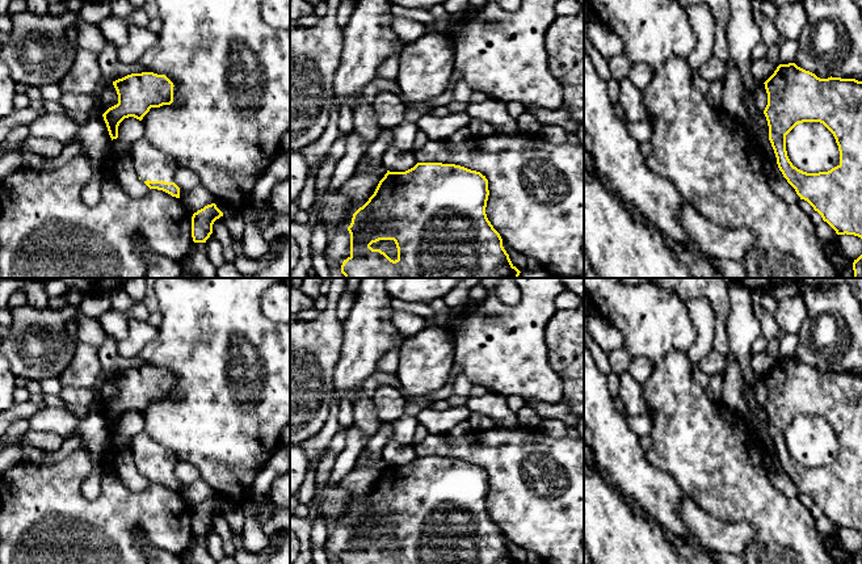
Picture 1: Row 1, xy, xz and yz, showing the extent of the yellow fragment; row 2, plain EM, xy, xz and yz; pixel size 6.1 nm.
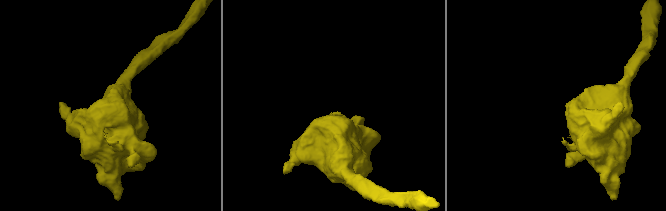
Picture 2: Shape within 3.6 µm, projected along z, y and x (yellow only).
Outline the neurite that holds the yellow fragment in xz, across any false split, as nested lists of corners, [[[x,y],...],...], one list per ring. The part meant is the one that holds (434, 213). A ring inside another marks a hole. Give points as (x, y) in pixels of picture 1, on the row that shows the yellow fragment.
[[[417,163],[405,172],[387,171],[374,194],[353,214],[348,227],[350,256],[344,260],[341,273],[345,278],[518,278],[521,272],[512,264],[500,233],[487,218],[488,195],[485,176],[455,164]],[[379,240],[395,241],[395,261],[370,247]]]

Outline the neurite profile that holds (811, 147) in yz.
[[[803,122],[786,135],[790,161],[807,173],[828,172],[840,165],[840,151],[833,134],[820,122]]]

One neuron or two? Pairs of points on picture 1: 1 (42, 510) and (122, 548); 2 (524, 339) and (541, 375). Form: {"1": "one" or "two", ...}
{"1": "one", "2": "one"}

